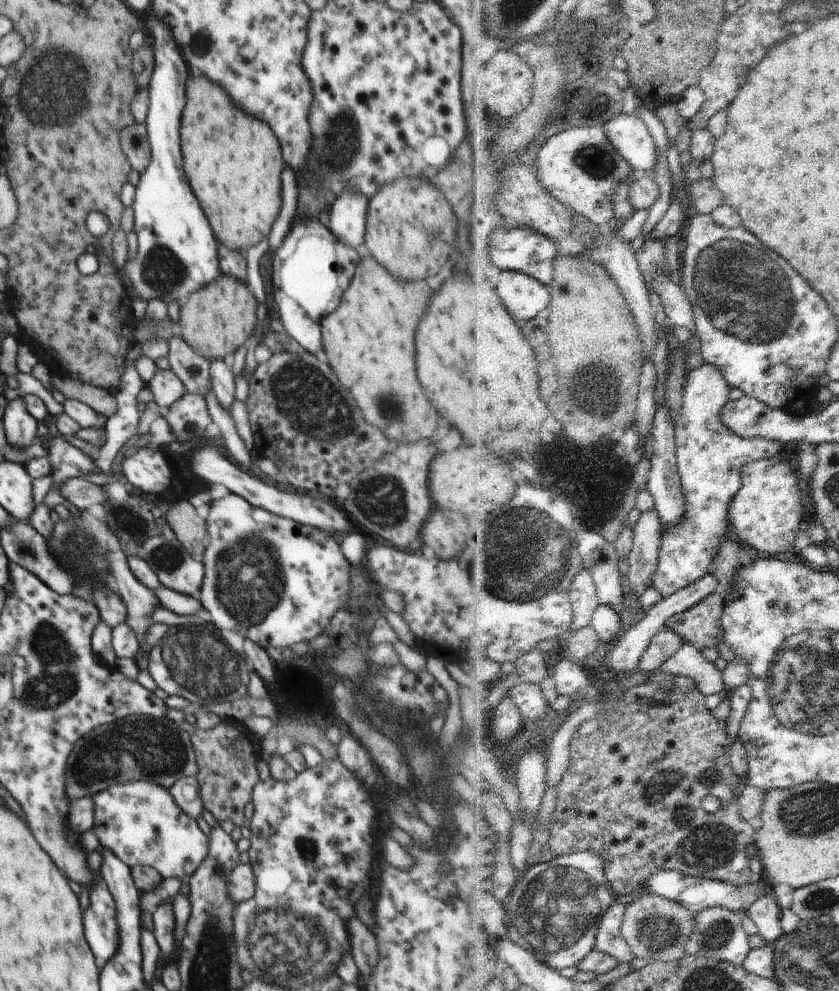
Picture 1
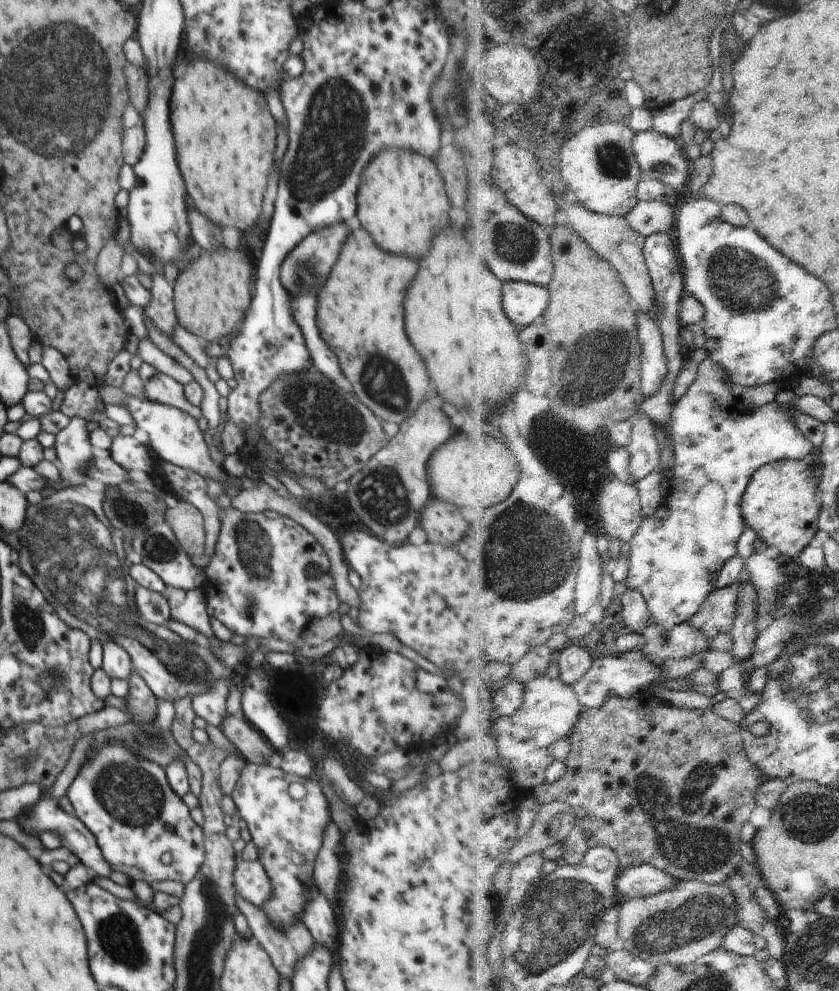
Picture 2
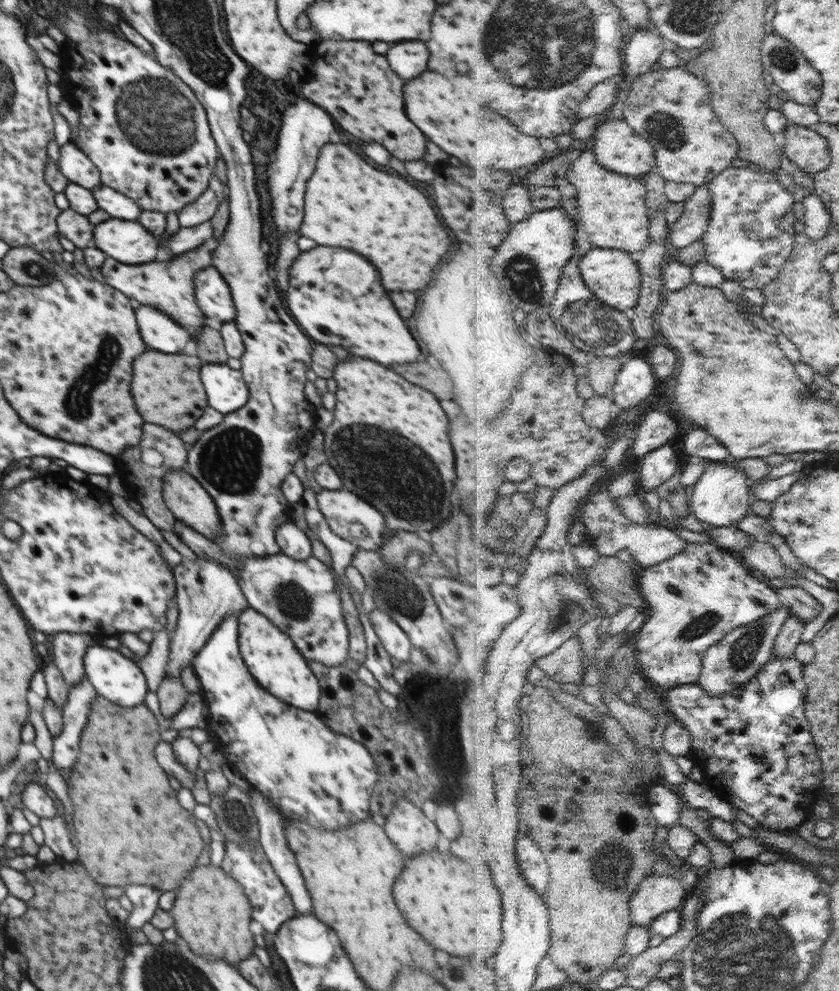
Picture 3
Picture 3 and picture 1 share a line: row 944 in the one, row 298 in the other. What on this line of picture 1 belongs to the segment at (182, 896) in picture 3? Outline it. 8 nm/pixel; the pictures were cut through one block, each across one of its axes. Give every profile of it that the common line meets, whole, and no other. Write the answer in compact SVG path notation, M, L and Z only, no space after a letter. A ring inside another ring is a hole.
M222 274L216 282L190 294L189 300L180 306L181 337L196 354L205 359L223 360L224 356L240 350L240 346L252 336L256 324L257 305L249 286Z

